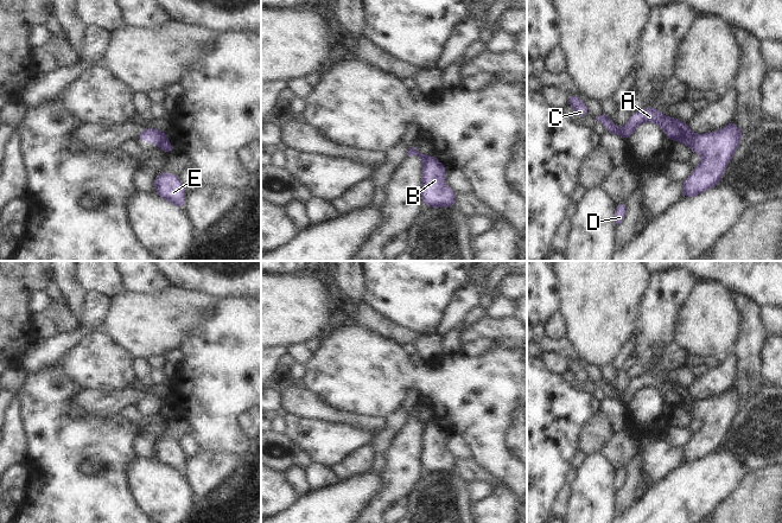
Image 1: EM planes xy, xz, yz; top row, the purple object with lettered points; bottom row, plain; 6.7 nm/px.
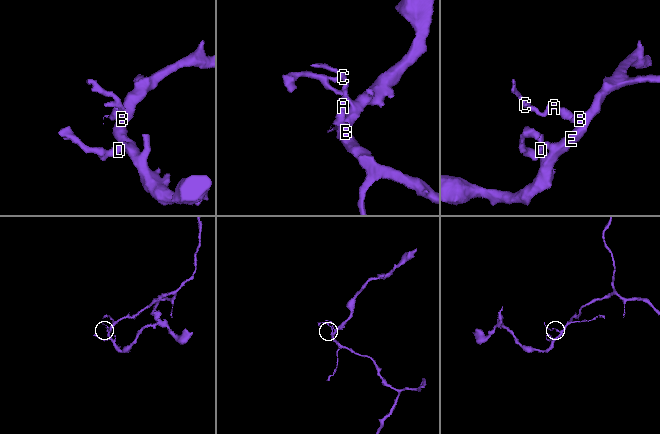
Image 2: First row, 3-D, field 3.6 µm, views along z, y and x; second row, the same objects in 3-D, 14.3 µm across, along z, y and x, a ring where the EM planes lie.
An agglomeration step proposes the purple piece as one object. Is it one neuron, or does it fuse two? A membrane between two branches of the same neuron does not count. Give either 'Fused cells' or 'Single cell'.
Fused cells.

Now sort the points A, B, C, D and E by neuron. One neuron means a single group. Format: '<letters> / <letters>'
A C / B D E

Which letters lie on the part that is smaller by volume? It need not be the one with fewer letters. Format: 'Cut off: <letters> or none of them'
Cut off: A, C

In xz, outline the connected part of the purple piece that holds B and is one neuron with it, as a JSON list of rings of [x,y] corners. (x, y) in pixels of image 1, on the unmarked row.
[[[435,422],[427,423],[421,433],[422,451],[420,463],[425,472],[447,473],[456,472],[454,457],[452,457],[444,447],[446,432]]]

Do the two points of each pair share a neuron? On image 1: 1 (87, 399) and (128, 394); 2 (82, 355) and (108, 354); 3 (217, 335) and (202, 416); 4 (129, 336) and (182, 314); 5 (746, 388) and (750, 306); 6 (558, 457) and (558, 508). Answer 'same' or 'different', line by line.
1: same
2: same
3: same
4: same
5: same
6: different

